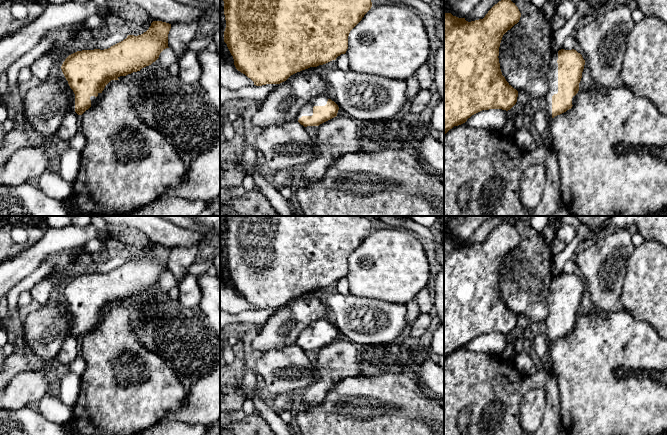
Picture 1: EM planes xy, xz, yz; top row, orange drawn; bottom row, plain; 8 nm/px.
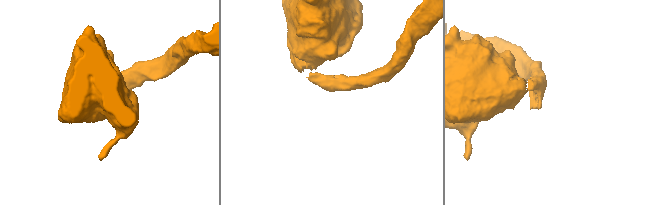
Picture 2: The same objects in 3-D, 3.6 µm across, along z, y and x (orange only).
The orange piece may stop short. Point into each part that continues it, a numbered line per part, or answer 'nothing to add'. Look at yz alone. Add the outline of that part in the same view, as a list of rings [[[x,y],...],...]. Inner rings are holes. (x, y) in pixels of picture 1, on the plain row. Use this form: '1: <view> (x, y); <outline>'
1: yz (552, 298); [[[553,276],[552,281],[550,283],[550,290],[548,293],[548,308],[549,313],[548,317],[545,320],[546,328],[547,328],[547,339],[548,341],[552,341],[552,320],[558,317],[558,276]]]

